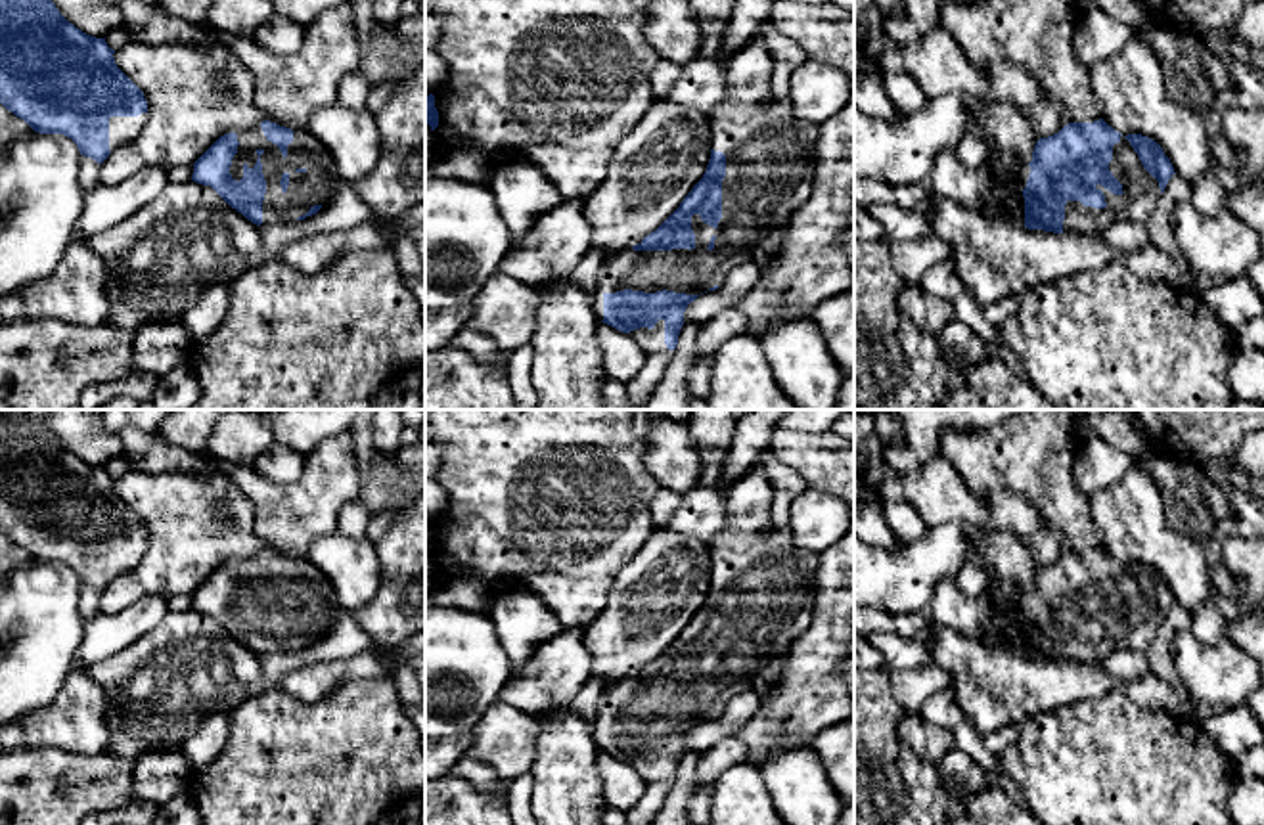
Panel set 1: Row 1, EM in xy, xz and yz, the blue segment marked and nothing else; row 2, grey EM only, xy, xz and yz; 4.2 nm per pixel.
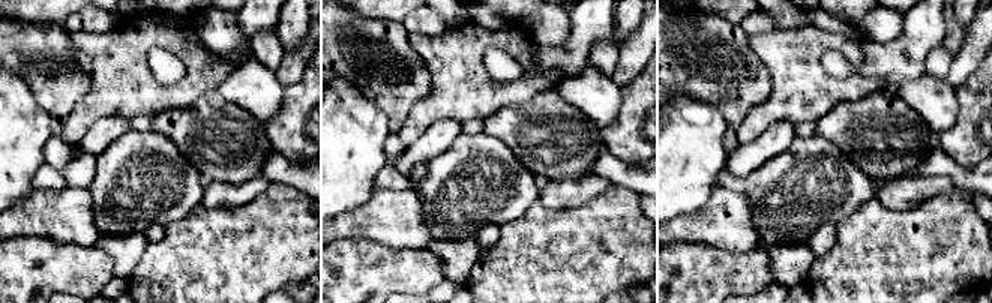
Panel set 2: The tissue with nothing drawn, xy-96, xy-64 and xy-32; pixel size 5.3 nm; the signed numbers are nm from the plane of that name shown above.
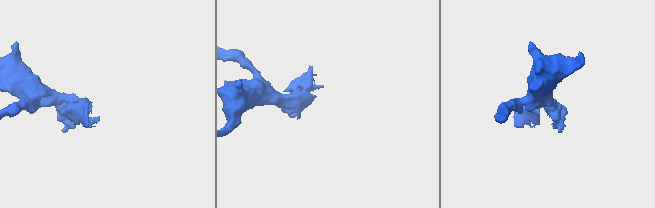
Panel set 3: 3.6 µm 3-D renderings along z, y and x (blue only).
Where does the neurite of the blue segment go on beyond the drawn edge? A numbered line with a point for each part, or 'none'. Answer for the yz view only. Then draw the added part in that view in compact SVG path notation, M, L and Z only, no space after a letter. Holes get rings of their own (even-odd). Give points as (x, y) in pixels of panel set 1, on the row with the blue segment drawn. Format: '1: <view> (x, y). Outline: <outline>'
1: yz (1142, 192). Outline: M1120 136L1113 145L1113 159L1109 170L1122 184L1122 195L1115 195L1103 186L1095 186L1105 195L1105 209L1084 207L1080 201L1067 201L1065 205L1065 234L1097 235L1113 220L1145 222L1161 197L1157 178L1153 178L1141 165L1130 142Z

